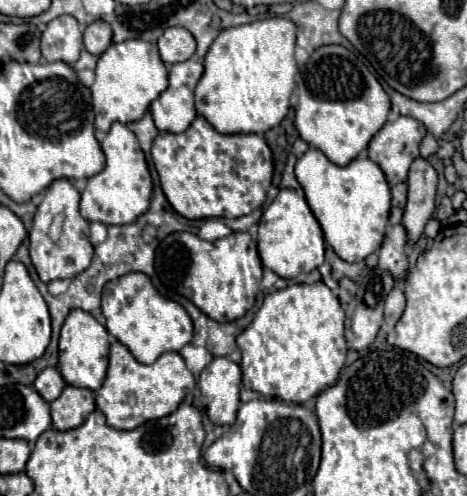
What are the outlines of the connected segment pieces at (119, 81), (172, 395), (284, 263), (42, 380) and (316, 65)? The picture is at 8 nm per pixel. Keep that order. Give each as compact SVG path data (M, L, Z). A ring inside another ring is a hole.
M124 40L112 44L96 66L96 82L92 84L94 126L108 132L113 122L136 122L144 116L148 106L168 88L168 70L160 60L158 48L144 40Z
M114 342L110 346L110 366L106 380L96 392L96 408L106 416L112 428L134 430L148 420L172 414L184 396L194 388L194 384L194 376L178 352L166 352L154 364L140 364L124 344Z
M280 190L274 202L264 210L258 226L258 254L262 266L280 278L296 278L300 272L312 272L324 262L324 236L318 220L306 204L306 198L294 190Z
M46 368L38 374L36 382L34 382L34 388L36 392L46 400L46 402L52 402L56 400L56 396L60 396L60 392L64 390L66 382L64 378L60 376L60 372L56 368Z
M344 46L318 48L300 72L296 90L298 108L294 124L300 138L322 150L338 166L346 166L368 148L368 142L384 126L390 112L390 98L380 82L370 74L360 56Z

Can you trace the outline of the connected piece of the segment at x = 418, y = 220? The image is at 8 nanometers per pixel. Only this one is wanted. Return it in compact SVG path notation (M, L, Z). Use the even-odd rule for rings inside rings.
M418 156L408 172L408 204L402 220L410 242L416 242L420 238L426 222L432 218L432 212L436 208L436 186L436 170L428 160Z

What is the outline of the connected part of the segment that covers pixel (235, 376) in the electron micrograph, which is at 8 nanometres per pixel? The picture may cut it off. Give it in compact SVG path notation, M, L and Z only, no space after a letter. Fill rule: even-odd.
M214 358L197 380L201 396L196 399L197 408L210 418L212 424L224 426L236 422L236 412L240 406L242 374L240 366L230 358Z

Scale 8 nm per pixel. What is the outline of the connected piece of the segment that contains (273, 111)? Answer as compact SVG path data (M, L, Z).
M272 16L228 28L212 42L204 58L204 74L196 86L196 110L204 116L220 134L264 134L266 130L278 126L288 110L290 96L294 90L294 76L298 72L294 60L296 46L296 24L282 16Z

